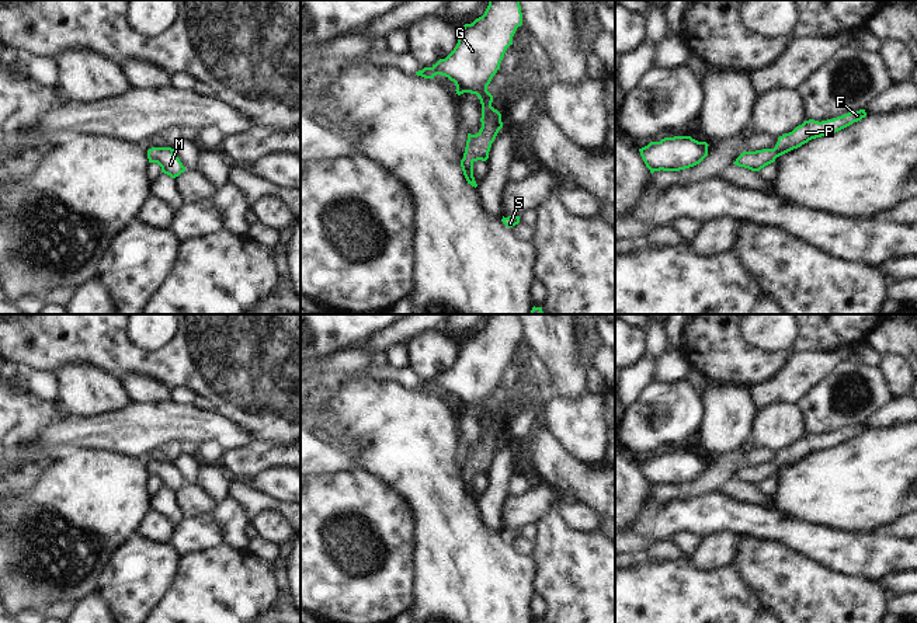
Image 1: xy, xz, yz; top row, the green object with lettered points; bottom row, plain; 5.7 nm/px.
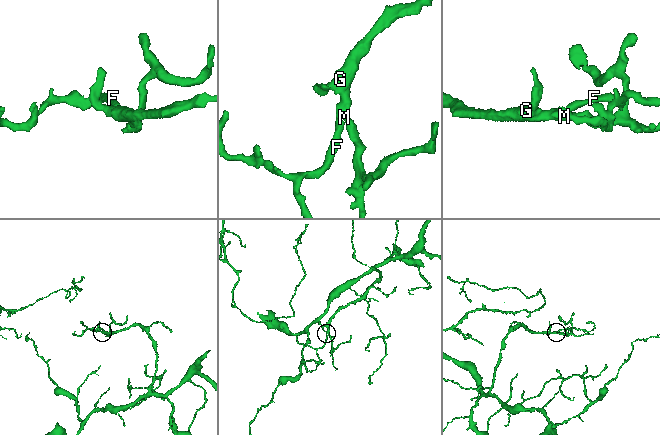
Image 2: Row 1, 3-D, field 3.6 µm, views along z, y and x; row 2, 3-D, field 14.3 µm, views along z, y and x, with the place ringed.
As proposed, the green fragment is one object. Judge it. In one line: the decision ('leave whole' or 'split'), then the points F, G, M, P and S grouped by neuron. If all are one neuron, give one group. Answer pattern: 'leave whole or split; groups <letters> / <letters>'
leave whole; groups F G M P S

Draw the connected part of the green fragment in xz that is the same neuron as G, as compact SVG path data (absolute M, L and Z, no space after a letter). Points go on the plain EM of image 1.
M489 314L484 328L472 338L465 338L458 349L454 365L431 382L416 386L424 393L437 389L448 391L456 400L456 408L476 408L482 418L482 442L476 449L468 448L461 481L472 501L477 501L473 491L473 477L486 476L492 457L503 442L501 428L492 421L493 410L487 406L493 390L518 341L522 340L520 314Z

